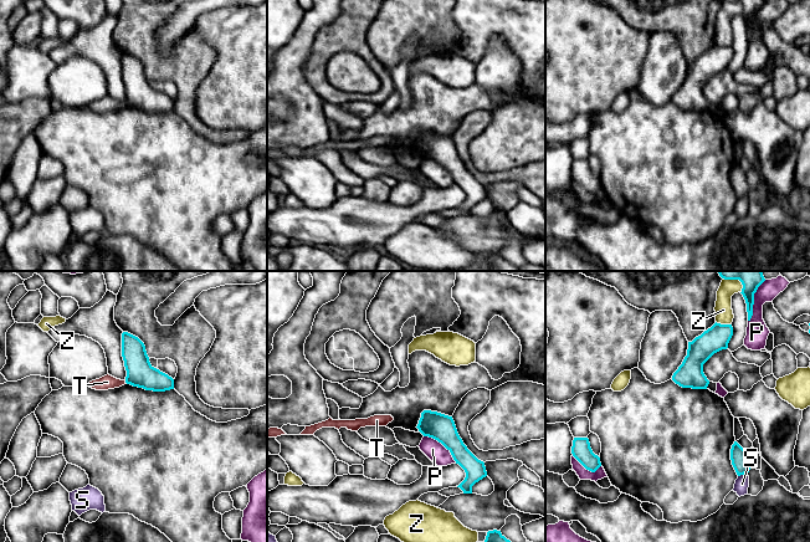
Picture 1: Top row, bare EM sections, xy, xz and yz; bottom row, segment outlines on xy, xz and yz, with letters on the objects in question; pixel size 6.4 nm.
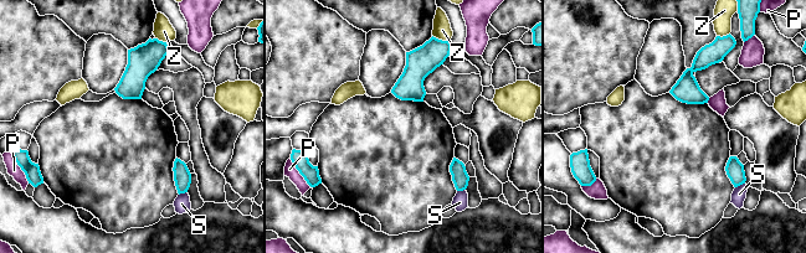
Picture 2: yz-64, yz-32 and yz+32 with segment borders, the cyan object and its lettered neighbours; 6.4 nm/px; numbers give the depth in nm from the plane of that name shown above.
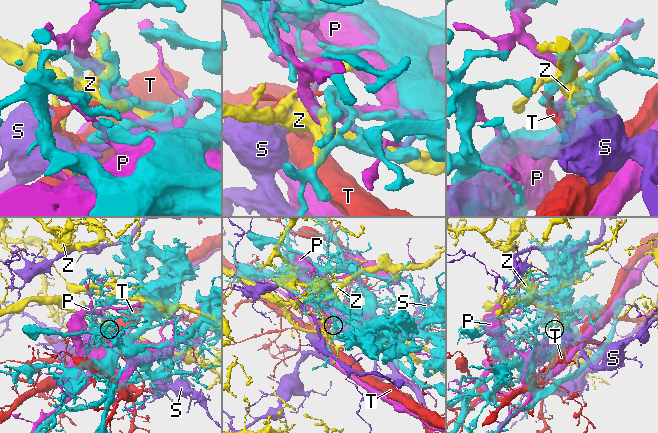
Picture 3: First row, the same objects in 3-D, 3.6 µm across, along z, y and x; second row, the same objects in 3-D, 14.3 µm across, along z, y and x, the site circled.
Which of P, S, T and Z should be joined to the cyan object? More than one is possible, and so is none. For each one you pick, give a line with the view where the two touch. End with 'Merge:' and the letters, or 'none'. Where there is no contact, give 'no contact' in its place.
Merge: none

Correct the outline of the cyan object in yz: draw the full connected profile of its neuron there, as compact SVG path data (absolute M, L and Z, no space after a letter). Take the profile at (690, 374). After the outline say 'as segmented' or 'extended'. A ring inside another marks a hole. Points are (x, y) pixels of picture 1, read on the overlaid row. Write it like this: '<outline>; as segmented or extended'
M716 322L701 336L688 342L687 356L673 373L672 380L682 388L707 389L709 380L703 373L703 364L714 353L727 349L732 336L732 324Z; as segmented

